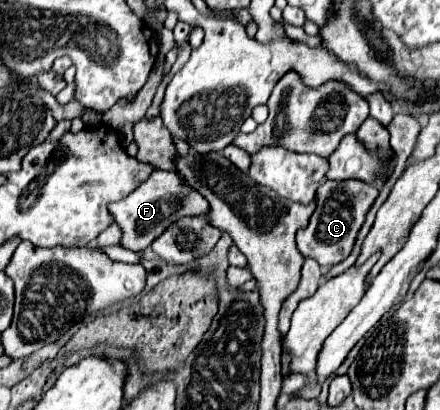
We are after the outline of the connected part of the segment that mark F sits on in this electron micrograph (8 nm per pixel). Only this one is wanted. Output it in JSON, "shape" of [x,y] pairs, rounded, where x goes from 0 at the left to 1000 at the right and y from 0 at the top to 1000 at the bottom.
{"shape":[[[357,415],[348,424],[339,424],[339,434],[330,444],[320,444],[284,488],[257,493],[248,498],[248,522],[257,527],[261,546],[275,556],[275,600],[302,615],[320,615],[334,600],[343,600],[343,590],[375,566],[375,556],[416,532],[416,527],[457,527],[475,512],[470,488],[434,463],[398,420],[375,420],[375,415]]]}

